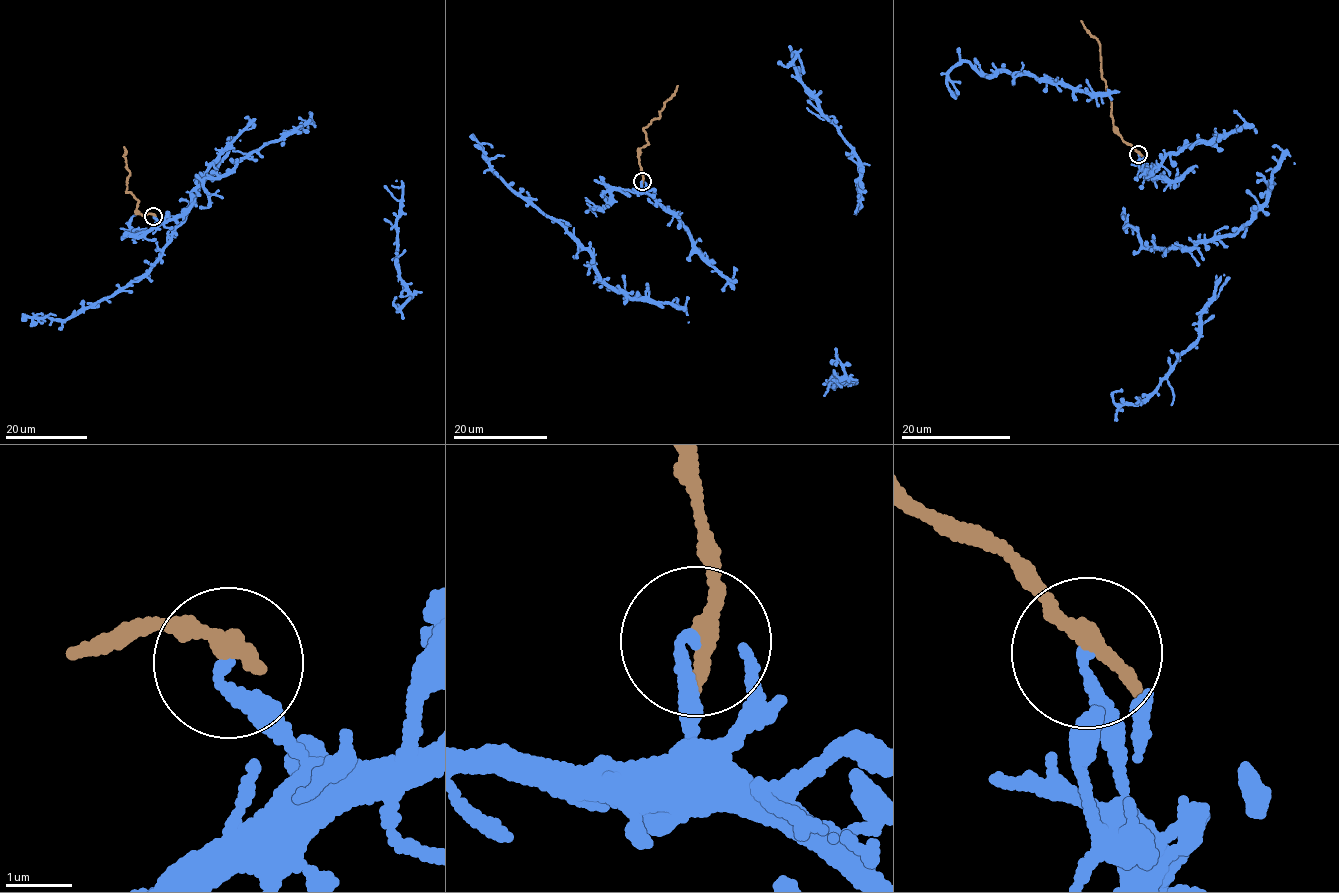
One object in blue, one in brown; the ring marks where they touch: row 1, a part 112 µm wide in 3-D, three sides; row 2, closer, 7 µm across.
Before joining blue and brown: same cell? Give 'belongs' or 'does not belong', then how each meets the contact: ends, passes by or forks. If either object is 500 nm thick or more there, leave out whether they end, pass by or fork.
does not belong; blue ends; brown ends

